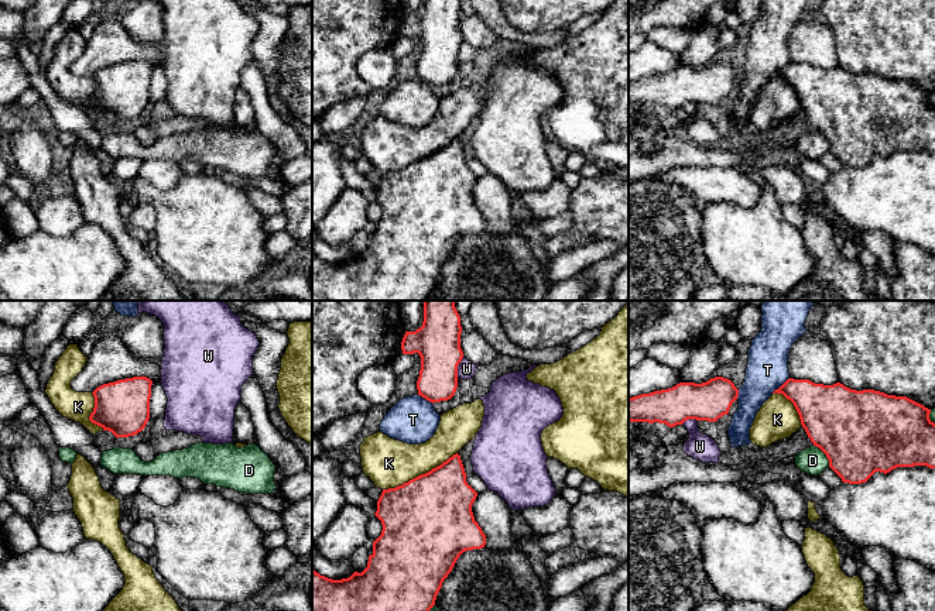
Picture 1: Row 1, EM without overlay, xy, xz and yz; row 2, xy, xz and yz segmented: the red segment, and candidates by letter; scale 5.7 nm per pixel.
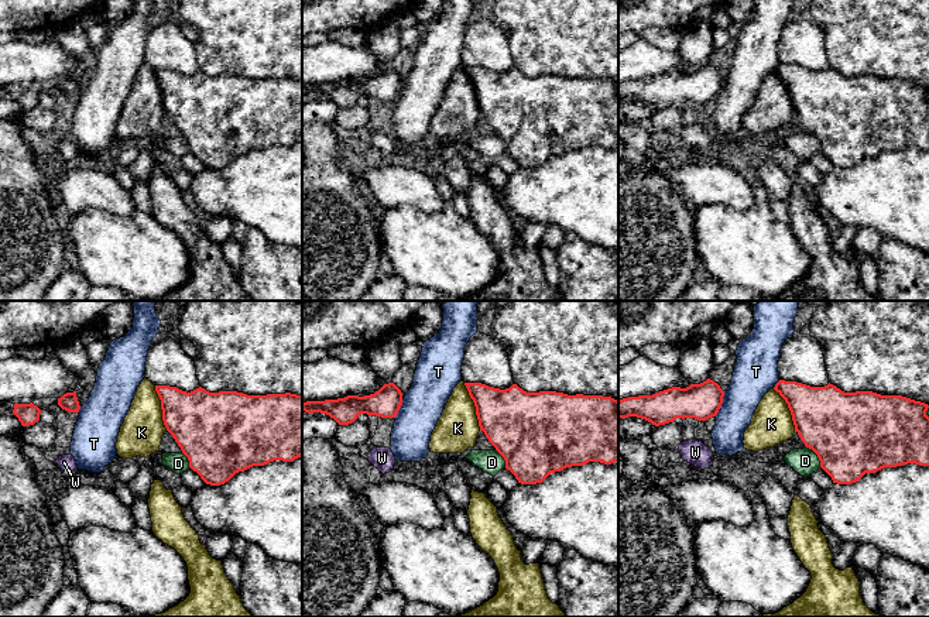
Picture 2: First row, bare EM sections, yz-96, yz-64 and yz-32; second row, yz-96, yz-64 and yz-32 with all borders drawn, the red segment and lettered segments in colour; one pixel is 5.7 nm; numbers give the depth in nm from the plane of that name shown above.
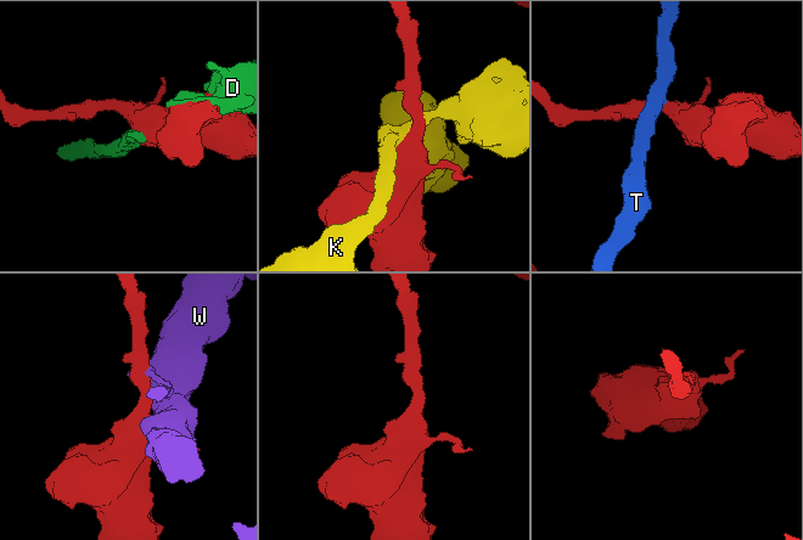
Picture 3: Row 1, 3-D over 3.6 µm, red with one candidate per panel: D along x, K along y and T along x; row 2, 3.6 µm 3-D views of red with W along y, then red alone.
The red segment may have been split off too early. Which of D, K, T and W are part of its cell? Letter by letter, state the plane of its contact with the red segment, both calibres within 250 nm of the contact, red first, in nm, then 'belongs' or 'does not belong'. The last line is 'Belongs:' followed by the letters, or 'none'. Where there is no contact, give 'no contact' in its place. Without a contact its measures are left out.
D: meets red in yz; 480 nm thick on the red side, 160 nm on the other; does not belong
K: meets red in xz; 480 nm thick on the red side, 280 nm on the other; does not belong
T: meets red in yz; 260 nm thick on the red side, 240 nm on the other; does not belong
W: meets red in xz; 260 nm thick on the red side, 100 nm on the other; does not belong
Belongs: none

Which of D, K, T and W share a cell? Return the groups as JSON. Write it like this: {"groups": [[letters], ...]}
{"groups": [["D"], ["K"], ["T"], ["W"]]}

